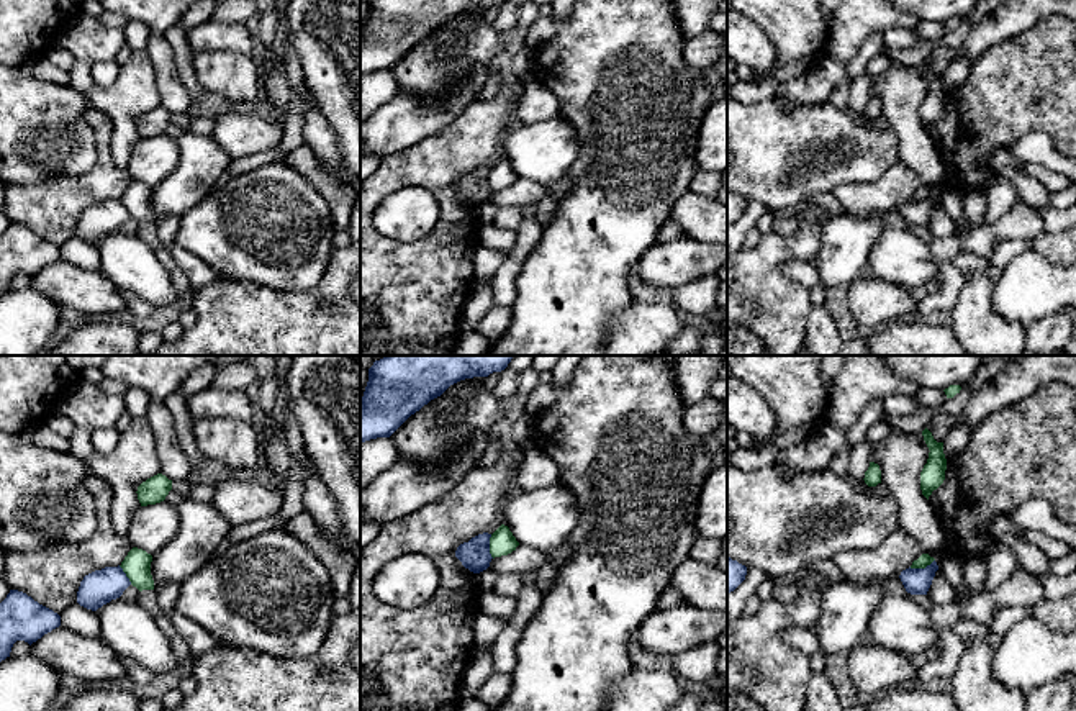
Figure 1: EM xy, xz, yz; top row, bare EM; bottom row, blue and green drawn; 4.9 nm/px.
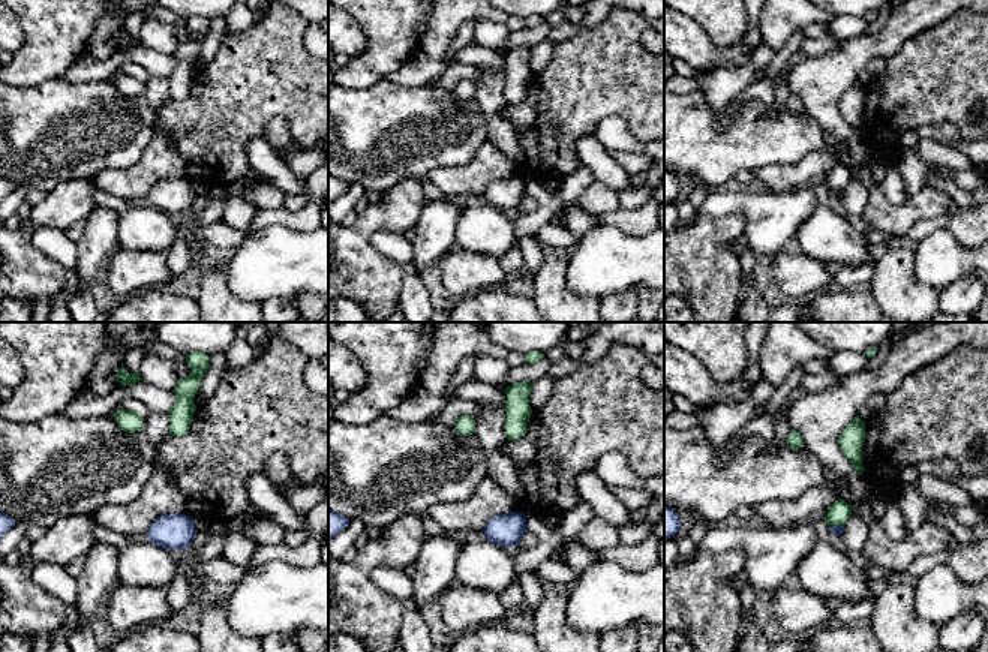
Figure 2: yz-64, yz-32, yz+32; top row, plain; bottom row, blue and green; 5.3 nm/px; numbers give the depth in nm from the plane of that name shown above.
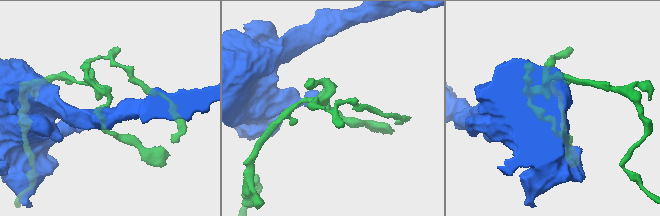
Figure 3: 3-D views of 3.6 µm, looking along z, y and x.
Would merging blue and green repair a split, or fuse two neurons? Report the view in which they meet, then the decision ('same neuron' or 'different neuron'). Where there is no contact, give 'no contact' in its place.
yz | different neuron

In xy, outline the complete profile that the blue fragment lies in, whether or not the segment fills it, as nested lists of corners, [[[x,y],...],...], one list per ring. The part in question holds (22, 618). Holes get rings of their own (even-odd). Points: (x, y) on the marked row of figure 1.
[[[10,590],[0,603],[0,662],[16,641],[29,645],[61,626],[61,616],[23,591]]]

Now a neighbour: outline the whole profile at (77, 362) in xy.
[[[67,356],[70,369],[82,372],[85,367],[102,367],[106,356]]]

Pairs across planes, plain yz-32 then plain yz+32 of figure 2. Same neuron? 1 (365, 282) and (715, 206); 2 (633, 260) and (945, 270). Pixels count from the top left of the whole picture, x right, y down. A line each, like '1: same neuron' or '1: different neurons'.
1: different neurons
2: same neuron

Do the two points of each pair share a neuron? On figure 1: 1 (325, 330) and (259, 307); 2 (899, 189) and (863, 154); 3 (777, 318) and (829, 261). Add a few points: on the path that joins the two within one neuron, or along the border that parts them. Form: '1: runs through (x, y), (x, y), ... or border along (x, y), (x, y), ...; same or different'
1: runs through (308, 330), (282, 330), (275, 323); same
2: border along (899, 159), (877, 179), (845, 184); different
3: border along (826, 220), (816, 258); different

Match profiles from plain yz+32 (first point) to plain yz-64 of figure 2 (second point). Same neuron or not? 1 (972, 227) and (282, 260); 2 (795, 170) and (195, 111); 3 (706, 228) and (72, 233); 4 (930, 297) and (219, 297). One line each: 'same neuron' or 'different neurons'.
1: different neurons
2: same neuron
3: different neurons
4: same neuron

